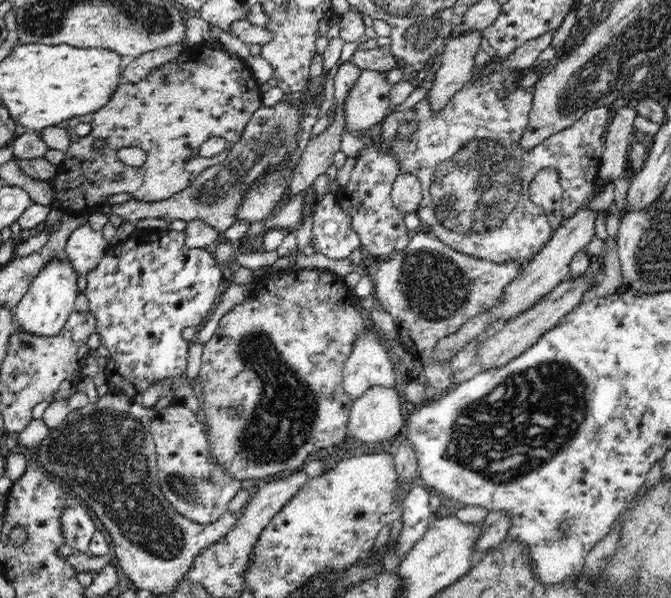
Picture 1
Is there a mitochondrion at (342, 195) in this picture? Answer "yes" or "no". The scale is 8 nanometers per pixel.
no

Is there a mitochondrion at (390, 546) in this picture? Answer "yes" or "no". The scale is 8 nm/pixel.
no

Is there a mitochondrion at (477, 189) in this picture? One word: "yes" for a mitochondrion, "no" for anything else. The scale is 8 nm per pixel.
yes

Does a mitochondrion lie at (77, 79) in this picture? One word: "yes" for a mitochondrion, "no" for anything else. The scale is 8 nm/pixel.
no

